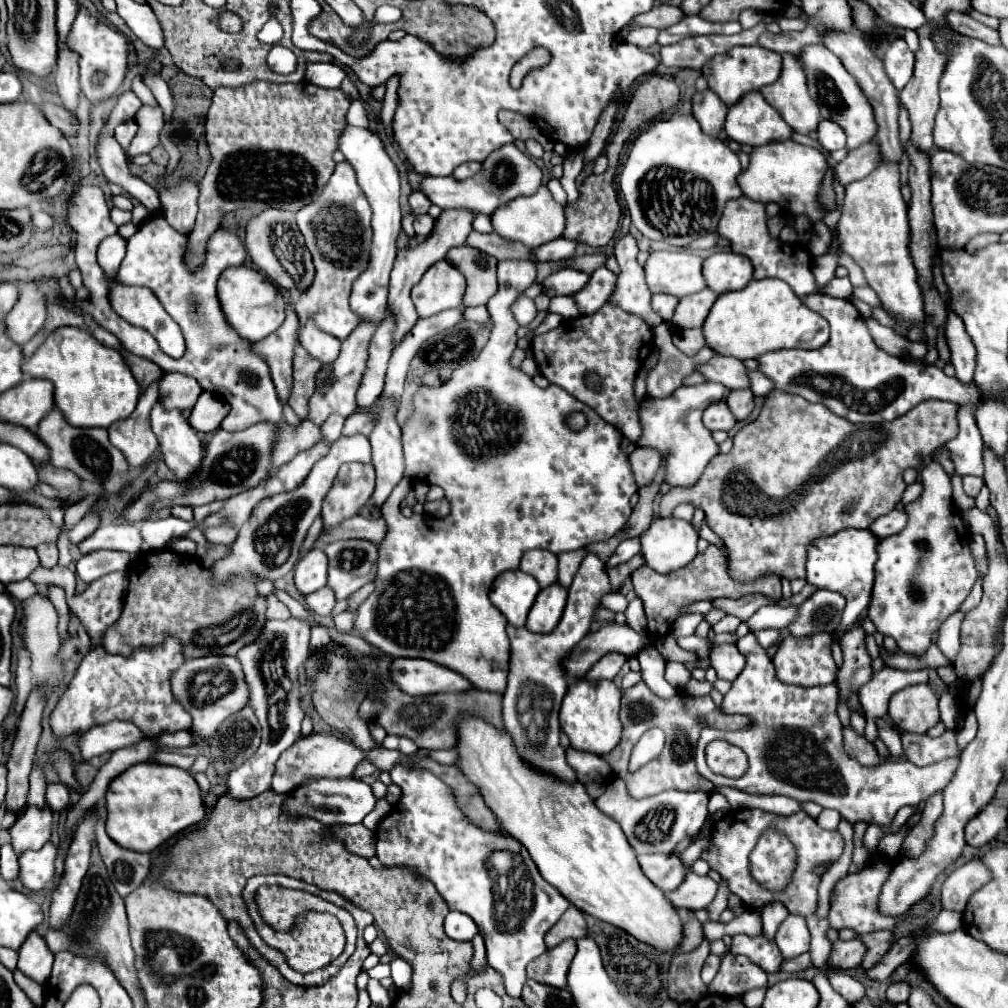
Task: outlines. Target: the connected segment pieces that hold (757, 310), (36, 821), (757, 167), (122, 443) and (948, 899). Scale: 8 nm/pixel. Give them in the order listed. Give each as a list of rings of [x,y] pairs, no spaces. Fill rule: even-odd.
[[[761,279],[751,281],[741,291],[719,295],[703,325],[703,333],[707,345],[719,355],[731,355],[740,360],[758,359],[763,353],[779,349],[819,349],[829,339],[829,323],[811,311],[785,281]]]
[[[27,807],[11,827],[11,845],[17,855],[29,849],[39,849],[51,839],[53,813],[49,807]]]
[[[795,141],[769,143],[759,149],[753,149],[749,169],[745,169],[743,175],[739,175],[739,187],[743,189],[743,195],[747,195],[749,199],[755,199],[759,203],[775,201],[781,205],[781,211],[785,215],[805,213],[815,223],[825,215],[817,201],[817,193],[827,169],[827,159],[823,159],[821,151],[817,151],[815,147],[799,145]]]
[[[155,381],[141,393],[135,413],[109,427],[111,443],[123,451],[123,455],[133,467],[145,465],[157,449],[157,437],[151,431],[151,423],[149,423],[151,407],[159,397],[157,391],[159,391],[159,383]]]
[[[971,859],[957,867],[943,883],[943,907],[953,911],[963,911],[969,897],[991,881],[989,867],[979,859]]]

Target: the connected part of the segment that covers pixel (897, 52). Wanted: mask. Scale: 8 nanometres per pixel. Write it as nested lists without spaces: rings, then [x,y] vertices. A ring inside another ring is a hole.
[[[895,39],[883,51],[885,71],[887,71],[889,79],[891,79],[891,83],[899,91],[911,79],[911,75],[913,75],[913,63],[915,63],[915,55],[909,51],[909,47],[907,47],[907,43],[903,39]]]

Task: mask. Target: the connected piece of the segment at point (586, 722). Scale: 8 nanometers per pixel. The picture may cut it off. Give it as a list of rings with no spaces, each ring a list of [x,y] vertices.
[[[579,679],[569,685],[561,705],[559,721],[573,749],[605,755],[617,747],[621,739],[621,731],[623,731],[623,725],[619,721],[619,699],[621,699],[621,691],[613,681],[587,683],[585,679]]]

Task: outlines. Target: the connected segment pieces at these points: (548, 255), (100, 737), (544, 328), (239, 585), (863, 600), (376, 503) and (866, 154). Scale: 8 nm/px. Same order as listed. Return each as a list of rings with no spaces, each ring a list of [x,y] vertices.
[[[559,237],[559,239],[553,239],[551,243],[531,249],[531,255],[535,263],[543,263],[543,261],[553,261],[553,259],[565,259],[575,251],[575,247],[577,247],[575,241],[567,241]]]
[[[111,721],[107,725],[93,727],[91,731],[83,733],[79,739],[81,753],[85,759],[91,759],[95,755],[113,753],[123,747],[131,747],[139,741],[143,741],[143,731],[133,721]]]
[[[548,313],[546,319],[538,326],[538,329],[534,330],[534,332],[548,332],[552,329],[557,328],[561,321],[563,321],[563,318],[555,313]]]
[[[145,551],[139,553],[127,567],[127,597],[121,617],[105,633],[105,651],[113,655],[131,657],[135,649],[159,647],[167,637],[177,637],[187,659],[205,655],[235,655],[241,647],[255,641],[265,623],[265,599],[257,595],[255,583],[235,579],[231,587],[215,587],[211,573],[193,557],[183,557],[175,551]]]
[[[847,529],[827,539],[815,539],[815,543],[809,547],[807,583],[813,583],[815,587],[821,587],[821,589],[839,591],[847,599],[849,613],[843,613],[839,629],[845,629],[855,619],[859,619],[859,615],[865,613],[871,601],[871,591],[875,581],[875,563],[879,559],[877,545],[879,545],[879,537],[873,535],[869,529]]]
[[[383,403],[381,417],[369,435],[369,441],[373,447],[373,465],[377,471],[377,485],[375,493],[371,495],[371,503],[375,509],[379,509],[387,501],[393,487],[403,479],[405,471],[401,431],[391,403]]]
[[[863,143],[857,149],[849,151],[847,157],[835,165],[835,177],[841,185],[863,179],[871,173],[871,169],[877,167],[877,161],[879,147],[875,143]]]

